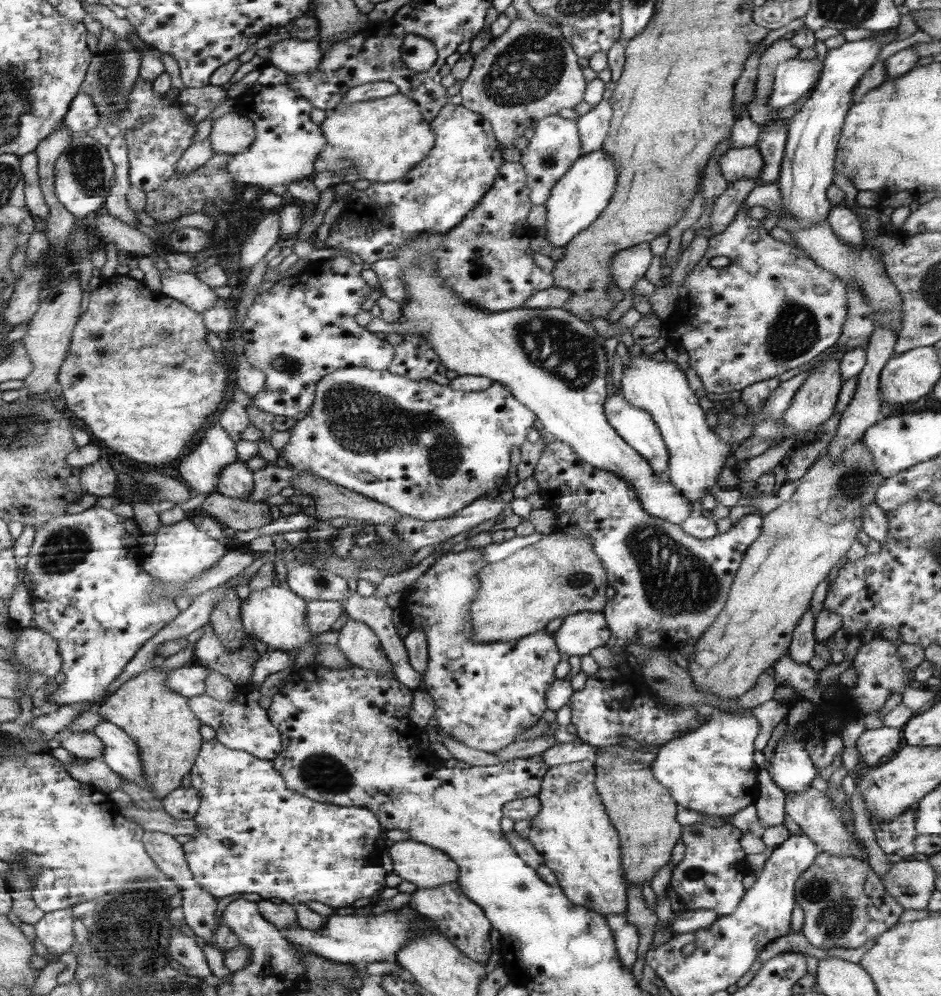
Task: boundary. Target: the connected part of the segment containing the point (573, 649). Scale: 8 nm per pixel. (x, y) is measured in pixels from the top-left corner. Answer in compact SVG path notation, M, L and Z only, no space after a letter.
M586 611L564 617L562 626L552 636L559 651L581 657L608 645L612 634L602 612Z

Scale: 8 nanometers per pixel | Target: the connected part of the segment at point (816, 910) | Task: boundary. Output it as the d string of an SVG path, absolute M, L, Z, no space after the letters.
M820 851L813 865L797 880L797 902L805 914L802 934L822 950L858 948L898 923L903 909L890 895L868 863L854 855Z

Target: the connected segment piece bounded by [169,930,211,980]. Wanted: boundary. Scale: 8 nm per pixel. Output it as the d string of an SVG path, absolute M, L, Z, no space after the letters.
M181 930L176 931L169 940L169 955L184 966L184 970L190 976L201 978L204 980L206 976L211 974L211 968L208 966L203 948L198 945L196 938L187 936Z

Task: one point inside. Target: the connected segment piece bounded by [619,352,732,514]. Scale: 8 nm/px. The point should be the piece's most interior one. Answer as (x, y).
(697, 456)

